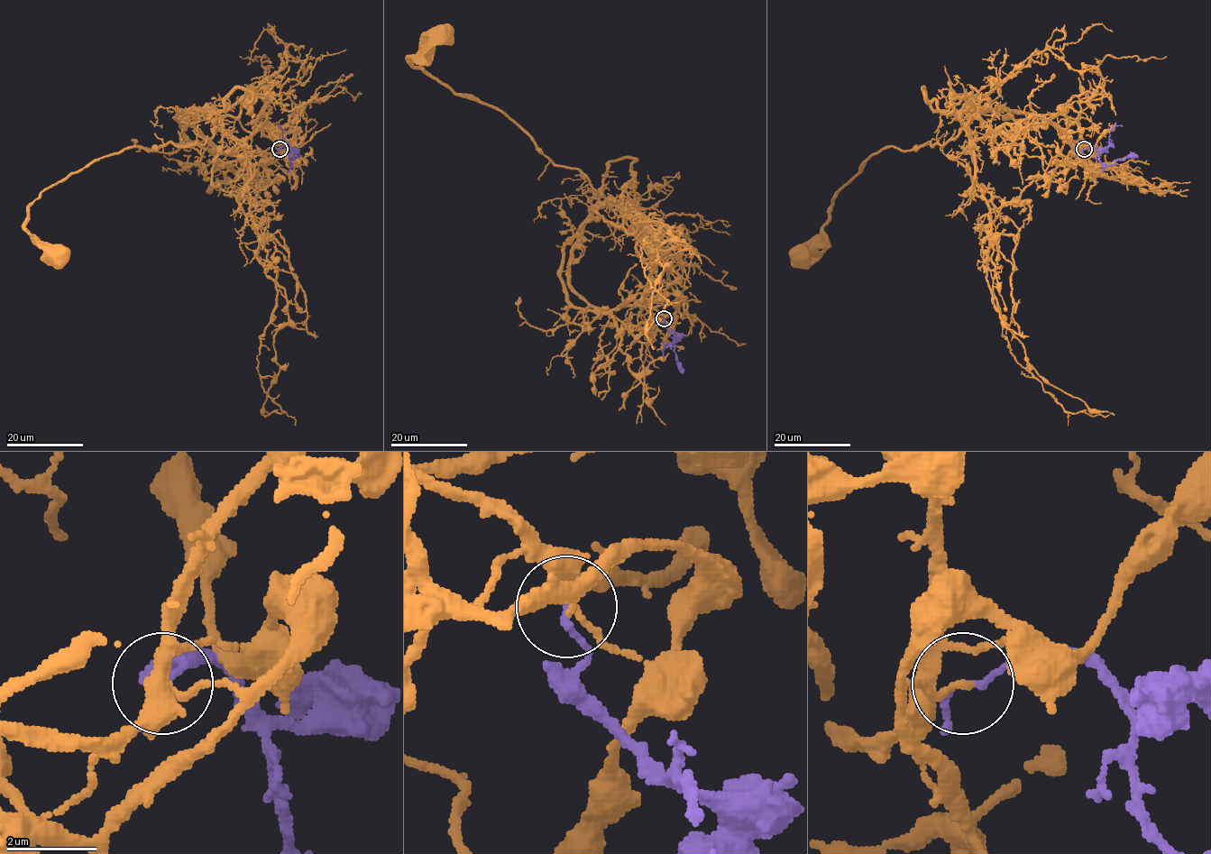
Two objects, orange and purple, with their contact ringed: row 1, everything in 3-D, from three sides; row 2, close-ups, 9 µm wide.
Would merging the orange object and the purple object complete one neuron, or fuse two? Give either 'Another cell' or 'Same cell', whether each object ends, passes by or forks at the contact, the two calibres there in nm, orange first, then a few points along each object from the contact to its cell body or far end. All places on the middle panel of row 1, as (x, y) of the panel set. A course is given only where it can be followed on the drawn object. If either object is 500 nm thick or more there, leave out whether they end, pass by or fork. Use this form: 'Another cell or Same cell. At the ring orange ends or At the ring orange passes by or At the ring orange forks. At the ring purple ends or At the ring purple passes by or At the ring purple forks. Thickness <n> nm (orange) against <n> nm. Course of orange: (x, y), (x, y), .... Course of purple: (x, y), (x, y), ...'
Another cell. At the ring orange passes by. At the ring purple passes by. Thickness 100 nm (orange) against 120 nm. Course of orange: (664, 319), (683, 312), (683, 297), (628, 213), (495, 108), (412, 64), (440, 35). Course of purple: (664, 319), (665, 326), (674, 335), (678, 368), (683, 372)

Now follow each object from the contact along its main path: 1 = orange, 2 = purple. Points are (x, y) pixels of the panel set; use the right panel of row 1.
1: (1084, 149), (1068, 107), (1024, 132), (883, 148), (800, 256)
2: (1084, 149), (1095, 147), (1099, 160), (1107, 165), (1137, 156)

